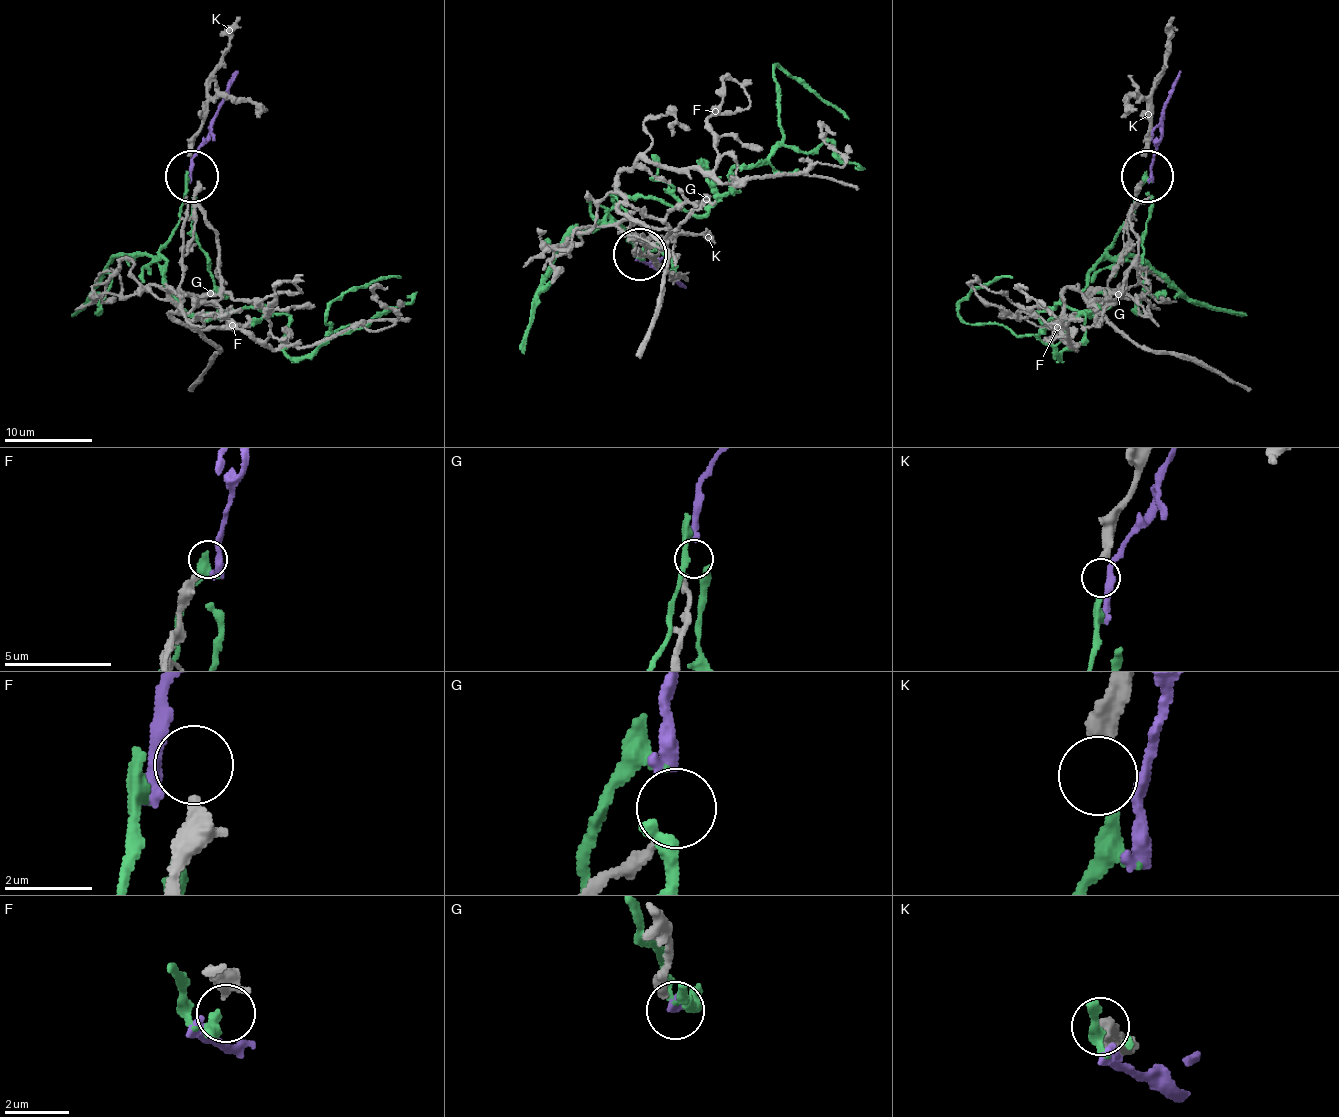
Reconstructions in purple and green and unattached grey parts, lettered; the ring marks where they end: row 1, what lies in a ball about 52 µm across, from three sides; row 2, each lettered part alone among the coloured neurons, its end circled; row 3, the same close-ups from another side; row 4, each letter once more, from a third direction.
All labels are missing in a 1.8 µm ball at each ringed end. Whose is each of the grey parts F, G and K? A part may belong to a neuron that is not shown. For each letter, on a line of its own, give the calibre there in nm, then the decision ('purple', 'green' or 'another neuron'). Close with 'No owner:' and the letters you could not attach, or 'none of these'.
F: 280 nm thick; another neuron
G: 280 nm thick; purple
K: 440 nm thick; another neuron
No owner: F, K

